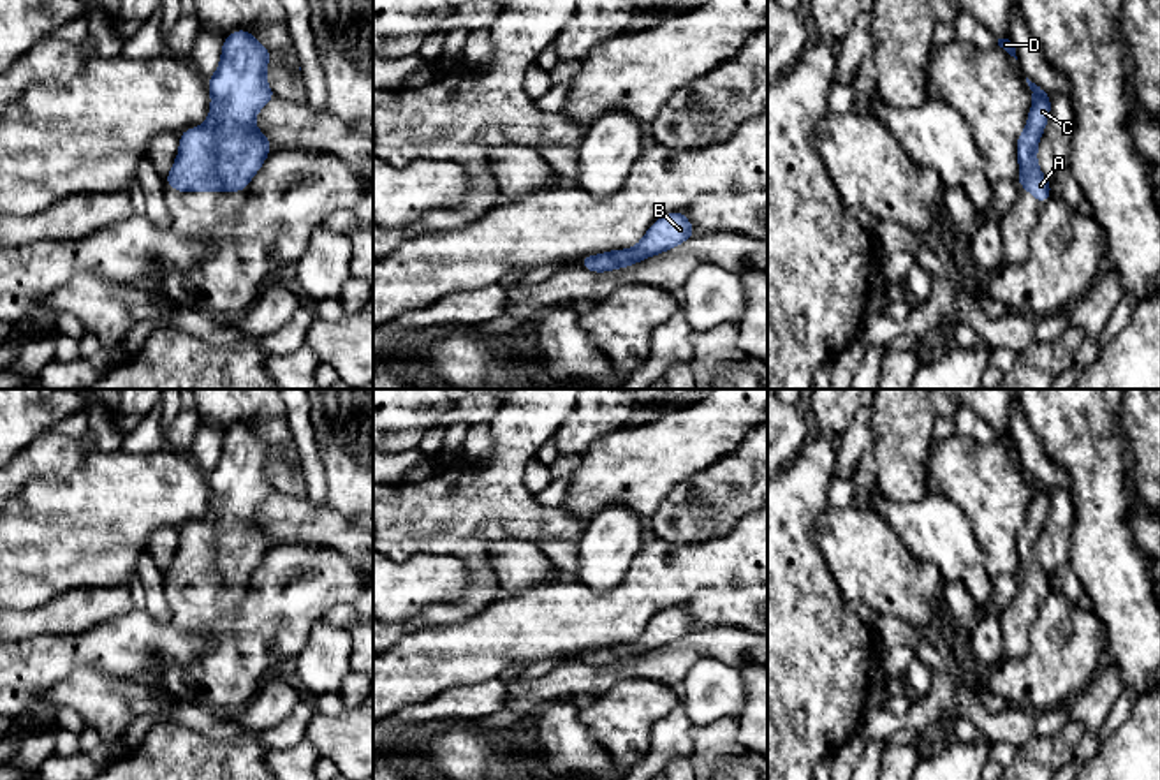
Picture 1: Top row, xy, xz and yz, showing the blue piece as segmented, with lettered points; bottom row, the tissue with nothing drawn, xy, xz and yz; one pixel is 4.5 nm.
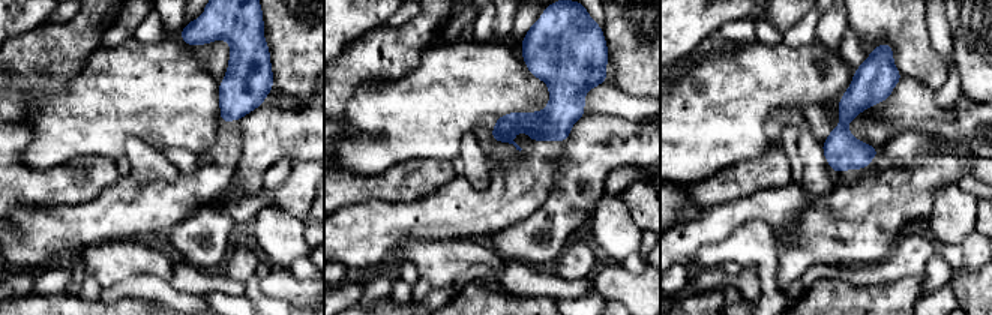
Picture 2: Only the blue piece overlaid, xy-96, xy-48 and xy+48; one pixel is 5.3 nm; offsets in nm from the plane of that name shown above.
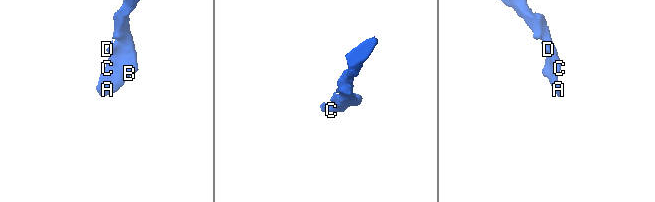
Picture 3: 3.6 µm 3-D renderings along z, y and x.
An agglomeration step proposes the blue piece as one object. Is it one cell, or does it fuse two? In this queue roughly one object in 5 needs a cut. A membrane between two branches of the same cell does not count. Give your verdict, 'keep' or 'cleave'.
keep

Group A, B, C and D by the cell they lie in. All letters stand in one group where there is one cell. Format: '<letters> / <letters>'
A B C D

